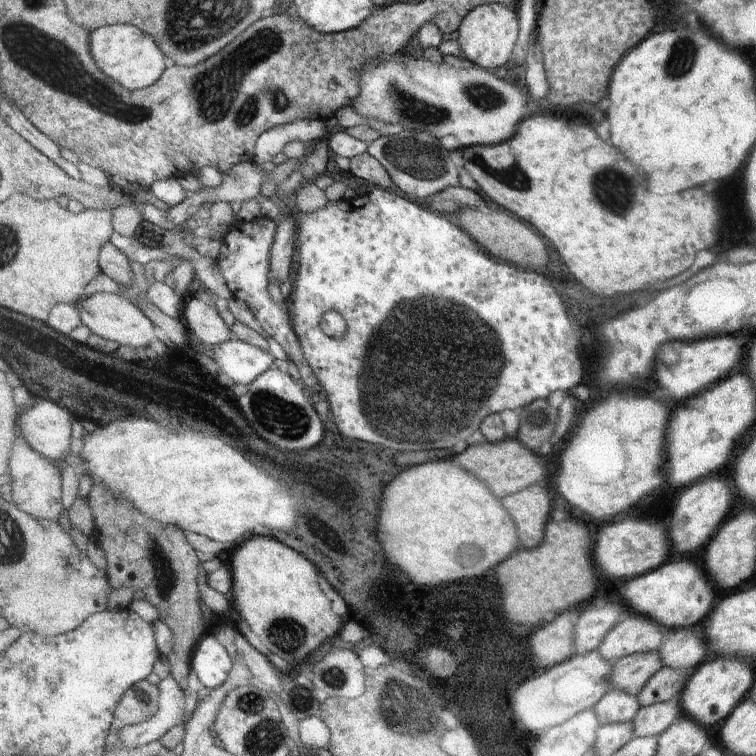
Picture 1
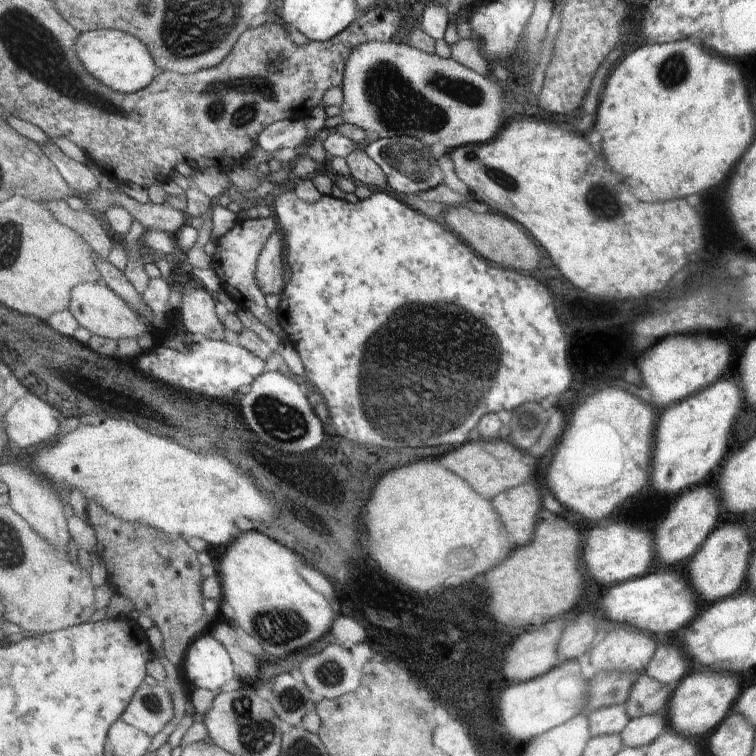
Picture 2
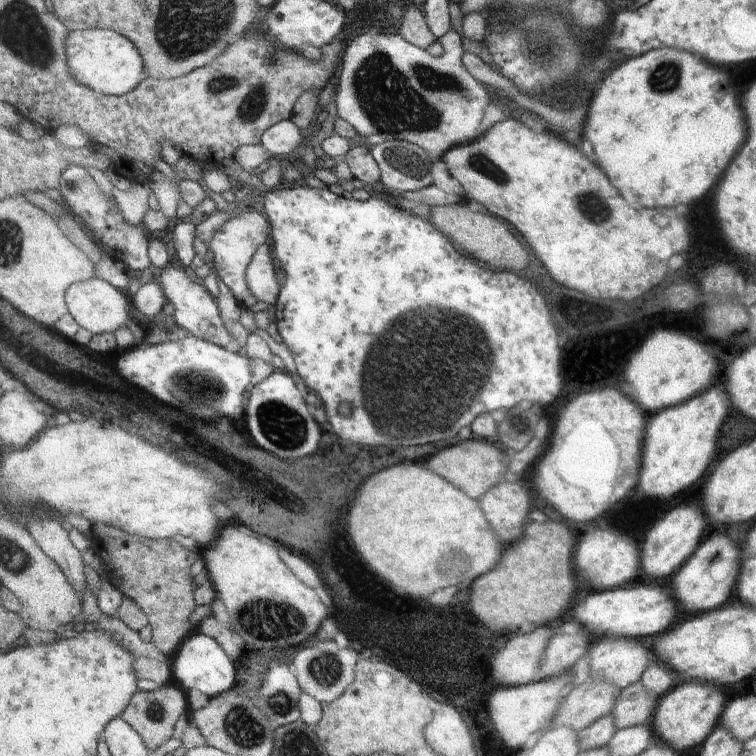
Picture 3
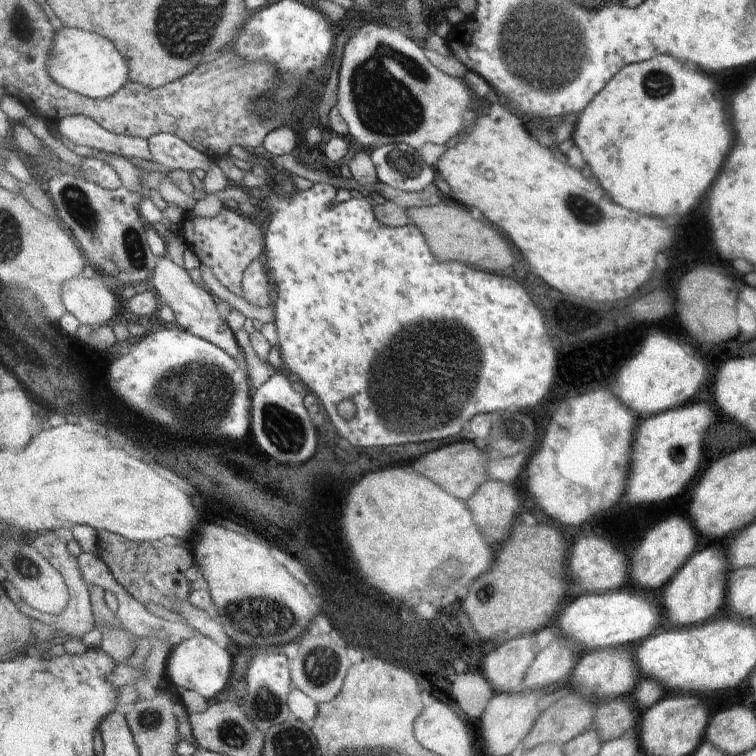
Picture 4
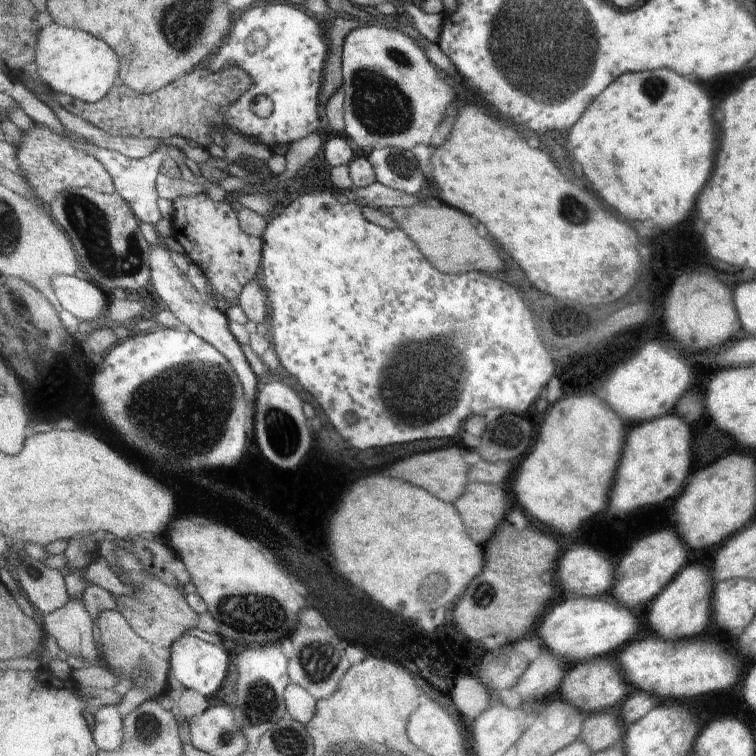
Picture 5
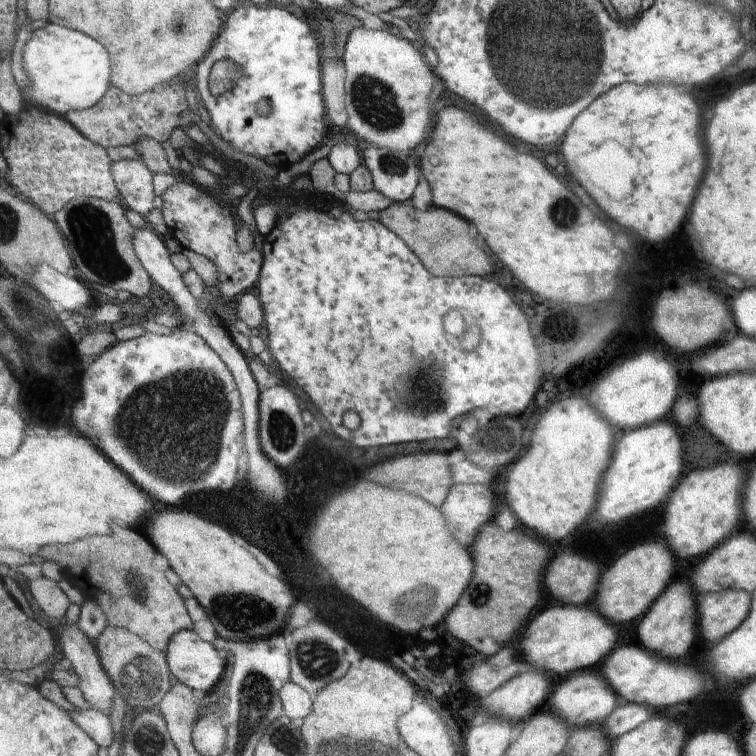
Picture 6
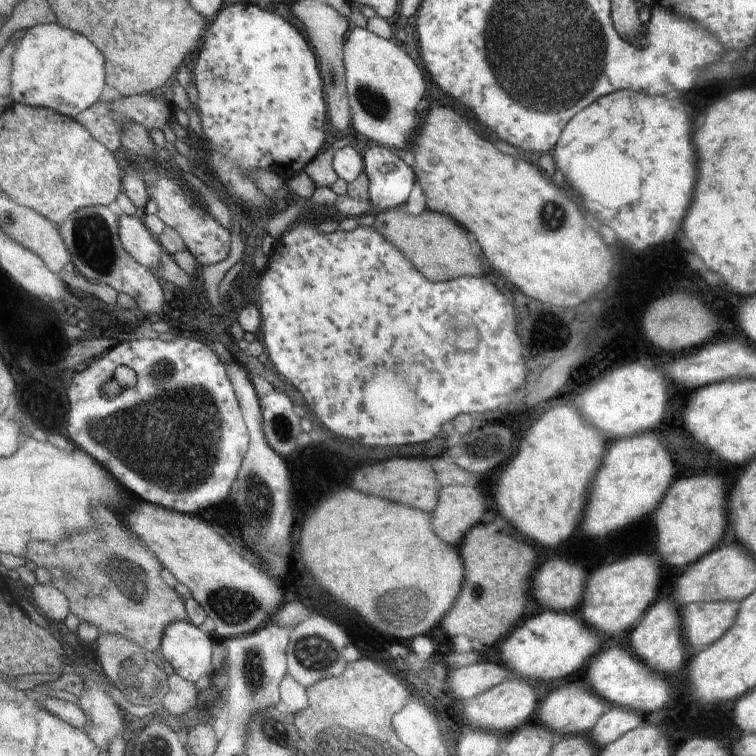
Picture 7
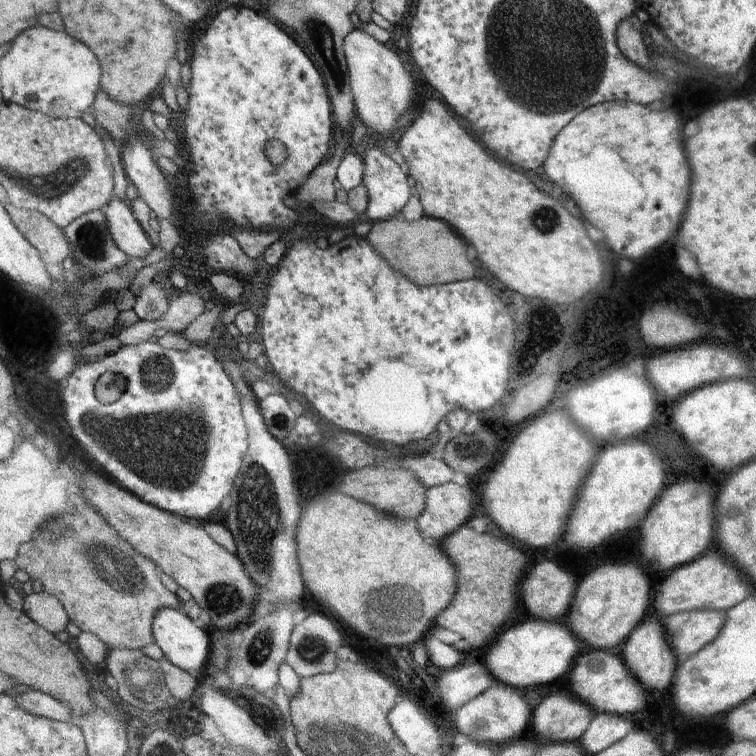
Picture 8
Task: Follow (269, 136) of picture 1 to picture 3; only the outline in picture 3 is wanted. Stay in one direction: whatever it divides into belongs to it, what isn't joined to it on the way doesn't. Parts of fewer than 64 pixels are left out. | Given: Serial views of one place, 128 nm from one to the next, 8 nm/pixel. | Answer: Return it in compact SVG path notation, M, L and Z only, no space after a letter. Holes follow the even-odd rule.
M285 120L285 122L271 126L263 134L262 144L279 159L286 157L289 152L293 152L295 148L303 144L303 134L291 120Z

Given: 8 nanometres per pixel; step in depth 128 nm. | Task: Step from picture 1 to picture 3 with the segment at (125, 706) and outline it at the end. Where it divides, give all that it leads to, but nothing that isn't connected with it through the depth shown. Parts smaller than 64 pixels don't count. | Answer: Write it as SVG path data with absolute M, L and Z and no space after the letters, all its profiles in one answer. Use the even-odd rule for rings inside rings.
M170 682L154 691L137 691L126 712L123 712L122 718L139 732L150 752L155 752L162 744L173 738L173 728L181 714L185 712L185 708L187 708L185 694Z

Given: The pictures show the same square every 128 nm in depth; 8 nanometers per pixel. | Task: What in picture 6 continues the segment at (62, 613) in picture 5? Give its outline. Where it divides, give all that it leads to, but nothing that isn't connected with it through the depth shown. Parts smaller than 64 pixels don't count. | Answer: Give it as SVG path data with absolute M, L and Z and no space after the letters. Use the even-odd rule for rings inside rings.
M64 623L60 633L60 646L62 647L62 653L70 660L73 670L81 679L81 684L79 684L78 688L84 699L91 705L90 708L97 710L97 712L103 712L103 714L109 714L111 706L113 706L113 699L115 694L118 694L118 691L111 677L107 674L105 667L102 665L98 649L95 649L93 640L77 626L77 623Z

